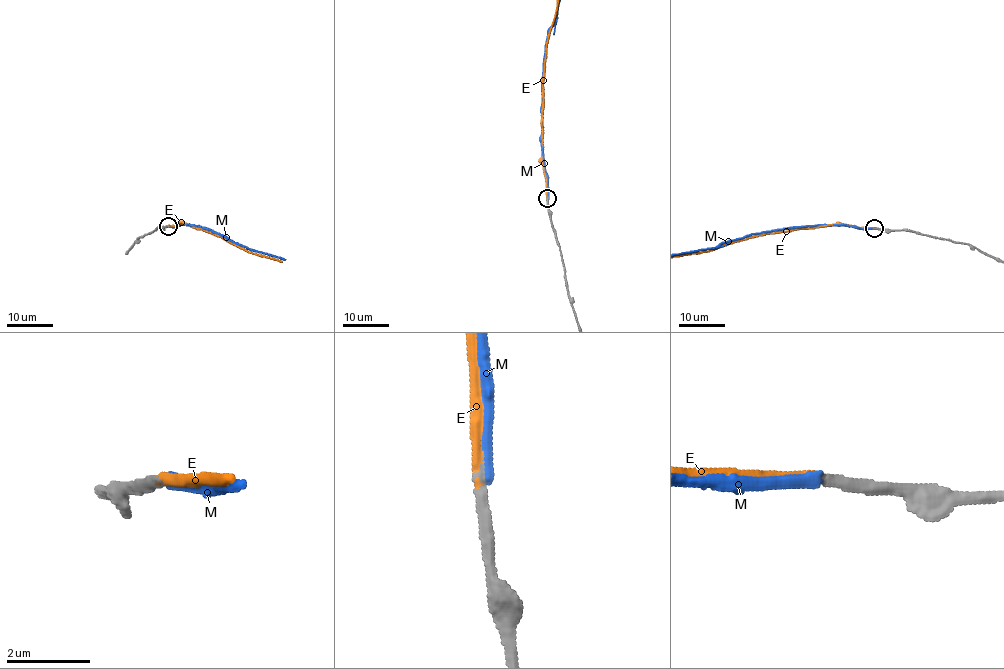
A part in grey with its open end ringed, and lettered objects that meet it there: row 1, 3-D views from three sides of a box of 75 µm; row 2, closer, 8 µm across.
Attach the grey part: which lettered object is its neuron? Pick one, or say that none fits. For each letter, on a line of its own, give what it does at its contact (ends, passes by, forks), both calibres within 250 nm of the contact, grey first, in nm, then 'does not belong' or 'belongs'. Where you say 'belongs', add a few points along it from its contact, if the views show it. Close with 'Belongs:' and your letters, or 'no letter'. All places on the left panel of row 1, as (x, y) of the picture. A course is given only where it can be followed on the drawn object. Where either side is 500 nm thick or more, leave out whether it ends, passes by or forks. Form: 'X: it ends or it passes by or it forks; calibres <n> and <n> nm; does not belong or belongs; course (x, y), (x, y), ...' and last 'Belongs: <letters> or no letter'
E: it ends; calibres 240 and 240 nm; belongs
M: it ends; calibres 200 and 280 nm; does not belong
Belongs: E

